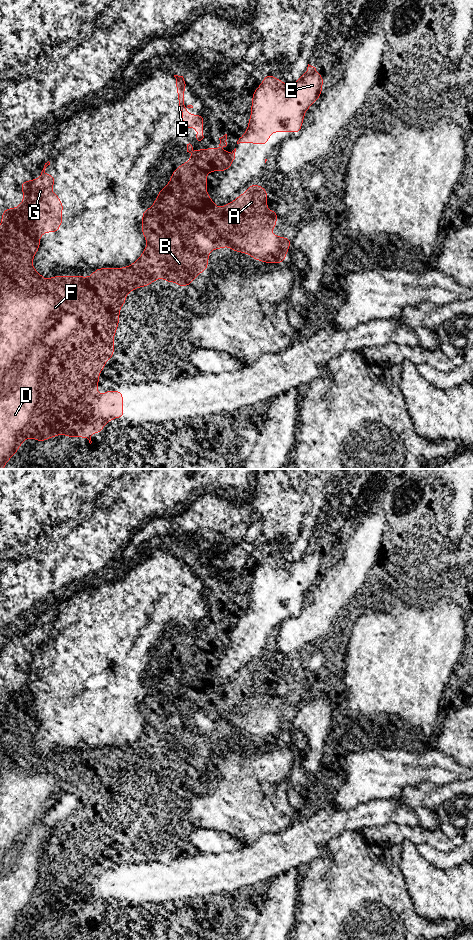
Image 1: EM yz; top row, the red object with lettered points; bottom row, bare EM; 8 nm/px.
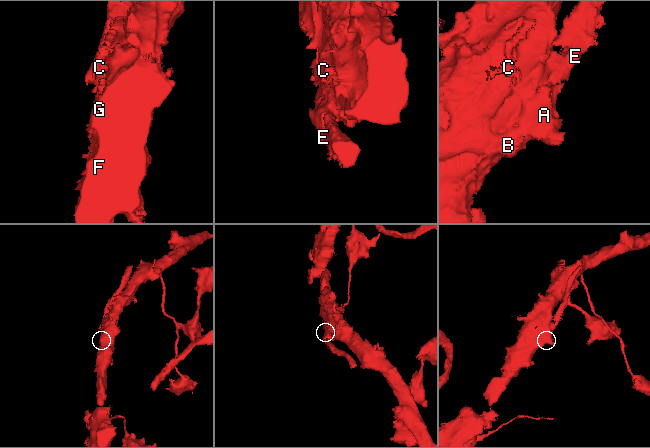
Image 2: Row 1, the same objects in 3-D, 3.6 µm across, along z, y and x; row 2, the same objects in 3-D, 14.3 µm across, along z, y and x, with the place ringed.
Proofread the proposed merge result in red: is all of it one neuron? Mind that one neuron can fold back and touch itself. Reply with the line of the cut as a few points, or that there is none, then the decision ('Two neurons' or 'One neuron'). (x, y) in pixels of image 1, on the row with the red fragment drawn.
Split along yz (231, 153), (231, 164), (227, 168). Two neurons

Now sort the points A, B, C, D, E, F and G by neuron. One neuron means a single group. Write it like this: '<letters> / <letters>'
A B C D F G / E

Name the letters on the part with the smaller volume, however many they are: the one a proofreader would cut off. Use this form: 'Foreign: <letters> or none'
Foreign: E

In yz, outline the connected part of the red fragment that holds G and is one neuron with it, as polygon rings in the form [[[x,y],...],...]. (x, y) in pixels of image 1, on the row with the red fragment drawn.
[[[187,144],[187,152],[192,153],[189,161],[179,165],[174,169],[171,180],[167,186],[159,190],[159,195],[154,201],[150,209],[144,209],[142,214],[142,235],[147,240],[146,248],[142,255],[133,264],[128,267],[121,268],[95,268],[94,273],[90,277],[83,276],[51,276],[49,280],[45,280],[35,268],[32,267],[32,259],[36,256],[36,251],[40,249],[40,235],[46,234],[48,231],[52,233],[59,232],[59,226],[63,223],[61,216],[63,212],[63,202],[59,200],[59,195],[51,192],[55,184],[56,177],[45,173],[45,169],[50,162],[45,163],[41,172],[41,177],[30,181],[22,181],[20,188],[23,190],[23,201],[17,208],[7,208],[2,211],[3,216],[0,224],[0,469],[4,469],[4,464],[8,463],[10,458],[17,453],[19,446],[23,444],[24,439],[35,438],[36,441],[42,443],[48,438],[56,435],[68,435],[70,439],[74,437],[87,438],[91,444],[91,433],[102,433],[103,425],[112,422],[113,418],[123,418],[123,392],[107,389],[106,393],[100,395],[97,393],[99,384],[99,374],[105,367],[107,359],[114,356],[114,335],[119,325],[120,307],[126,304],[126,295],[140,287],[146,287],[159,277],[172,283],[175,281],[180,287],[190,285],[193,280],[202,272],[208,269],[209,252],[215,249],[223,249],[224,246],[231,248],[235,252],[248,253],[253,259],[262,261],[263,263],[285,263],[285,256],[290,248],[292,239],[287,237],[278,237],[270,232],[275,228],[277,223],[278,211],[270,211],[267,209],[267,189],[263,189],[261,185],[250,184],[249,189],[233,202],[229,202],[223,207],[217,207],[212,202],[212,196],[207,195],[207,173],[213,171],[227,171],[231,165],[231,153],[223,150],[217,150],[212,145],[212,149],[197,149],[193,152],[193,147]]]

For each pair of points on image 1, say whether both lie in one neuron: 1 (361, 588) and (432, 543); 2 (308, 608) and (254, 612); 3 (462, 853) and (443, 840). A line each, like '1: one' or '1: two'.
1: two
2: two
3: two

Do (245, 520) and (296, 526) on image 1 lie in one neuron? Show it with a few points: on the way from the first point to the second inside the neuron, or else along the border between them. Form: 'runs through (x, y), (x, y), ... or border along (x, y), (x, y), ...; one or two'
runs through (258, 521), (283, 521); one

